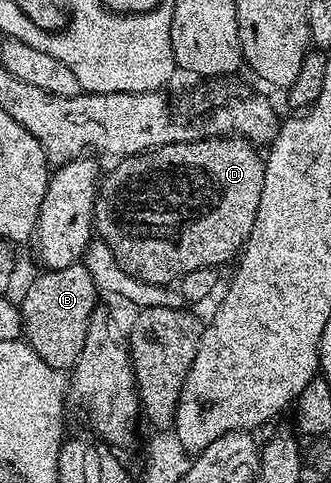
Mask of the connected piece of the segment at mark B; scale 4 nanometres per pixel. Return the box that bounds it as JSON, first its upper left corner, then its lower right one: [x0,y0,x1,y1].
[18,262,98,370]

